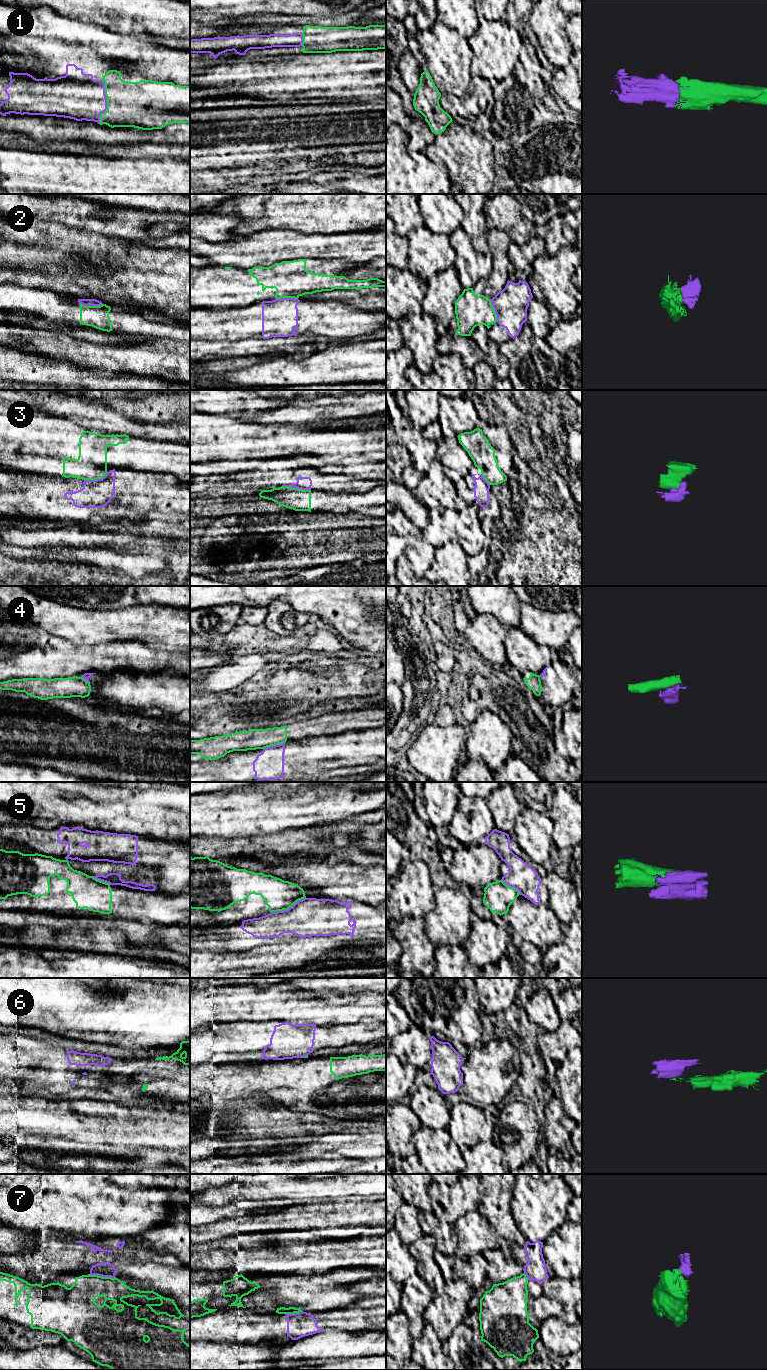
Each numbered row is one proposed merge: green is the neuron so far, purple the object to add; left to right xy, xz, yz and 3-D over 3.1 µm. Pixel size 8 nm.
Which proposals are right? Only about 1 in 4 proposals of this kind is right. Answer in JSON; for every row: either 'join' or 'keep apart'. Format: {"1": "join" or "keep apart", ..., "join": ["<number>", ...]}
{"1": "join", "2": "keep apart", "3": "keep apart", "4": "keep apart", "5": "keep apart", "6": "keep apart", "7": "keep apart", "join": ["1"]}

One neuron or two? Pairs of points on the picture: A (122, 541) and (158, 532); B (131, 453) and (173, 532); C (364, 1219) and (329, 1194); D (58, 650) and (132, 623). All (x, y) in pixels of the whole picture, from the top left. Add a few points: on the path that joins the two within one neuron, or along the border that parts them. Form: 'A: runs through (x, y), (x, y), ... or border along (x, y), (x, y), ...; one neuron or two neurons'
A: border along (120, 530), (138, 533), (146, 538); two neurons
B: border along (118, 468), (165, 472); two neurons
C: border along (339, 1200), (316, 1202), (314, 1204); two neurons
D: border along (51, 635), (64, 638), (76, 645), (97, 644); two neurons

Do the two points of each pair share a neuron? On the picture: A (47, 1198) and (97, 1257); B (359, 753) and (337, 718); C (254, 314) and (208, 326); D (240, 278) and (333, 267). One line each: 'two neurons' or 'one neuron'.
A: two neurons
B: two neurons
C: one neuron
D: one neuron

